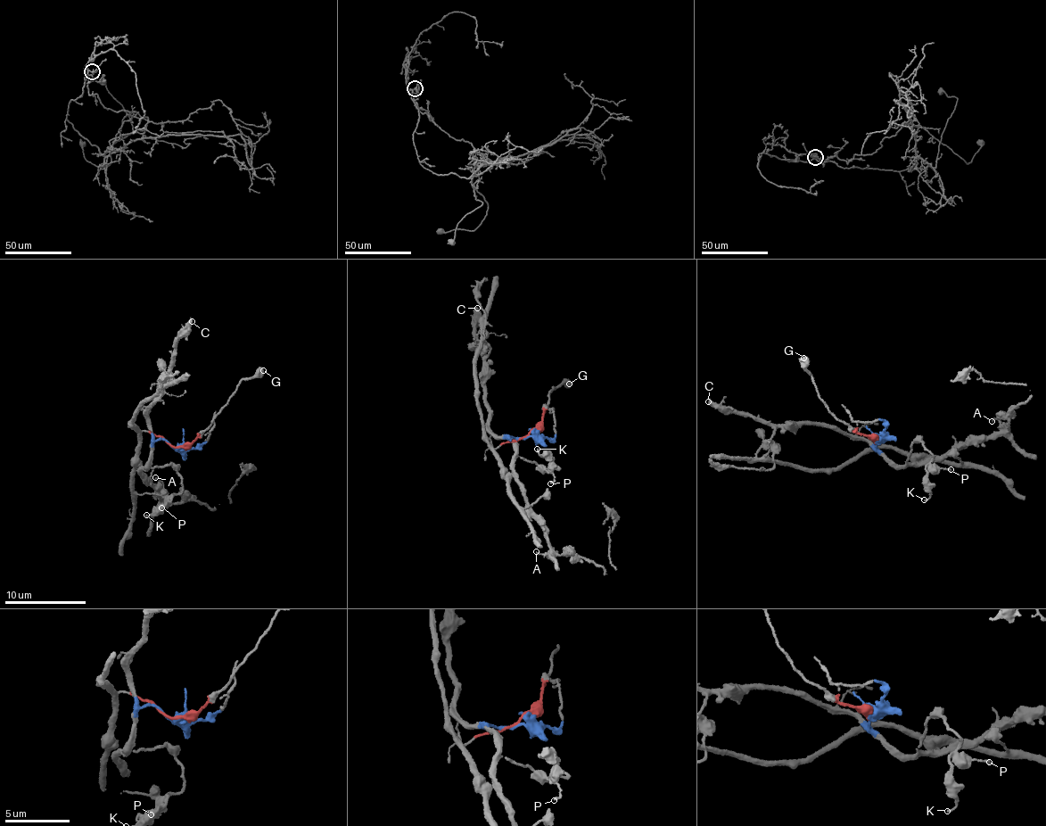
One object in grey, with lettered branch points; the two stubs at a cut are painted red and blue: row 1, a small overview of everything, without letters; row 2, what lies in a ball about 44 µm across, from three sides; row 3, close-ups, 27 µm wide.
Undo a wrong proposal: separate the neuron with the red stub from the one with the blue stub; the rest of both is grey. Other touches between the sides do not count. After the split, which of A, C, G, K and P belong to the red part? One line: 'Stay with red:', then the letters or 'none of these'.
Stay with red: G

